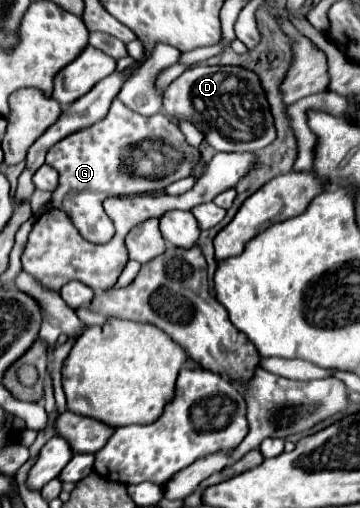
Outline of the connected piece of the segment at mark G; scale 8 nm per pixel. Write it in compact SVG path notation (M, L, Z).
M113 100L109 114L89 128L83 128L59 140L49 152L45 164L59 172L59 186L53 192L53 208L65 210L81 236L89 242L107 242L115 228L101 210L101 202L109 196L137 194L147 190L163 190L181 178L191 176L199 150L185 142L183 132L165 114L141 116L129 110L121 100Z

